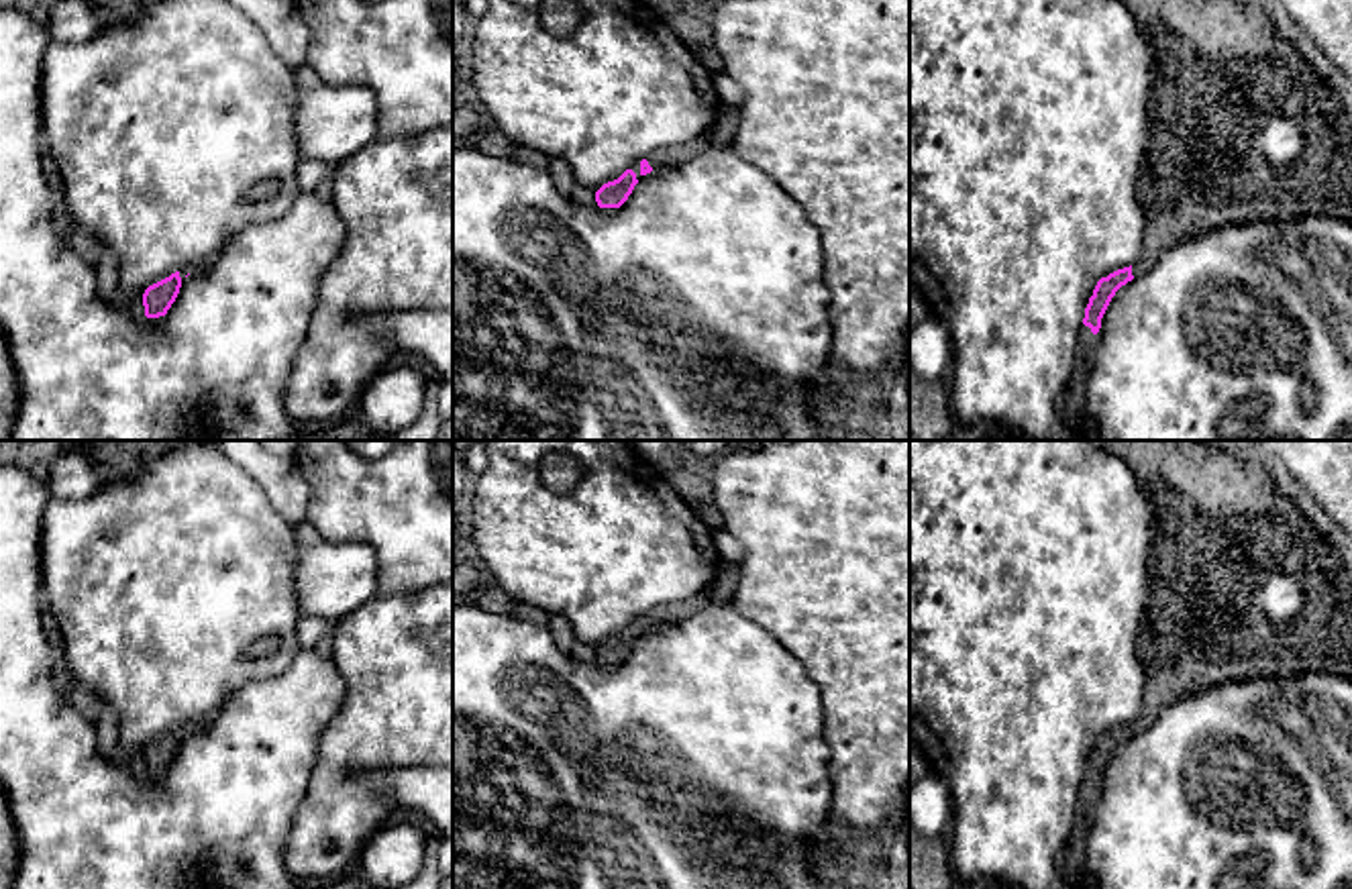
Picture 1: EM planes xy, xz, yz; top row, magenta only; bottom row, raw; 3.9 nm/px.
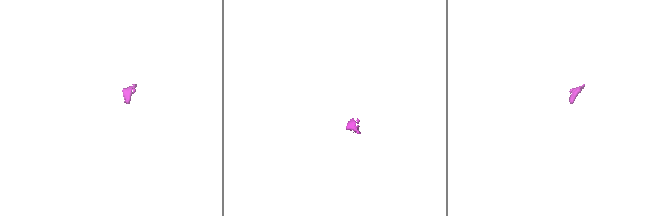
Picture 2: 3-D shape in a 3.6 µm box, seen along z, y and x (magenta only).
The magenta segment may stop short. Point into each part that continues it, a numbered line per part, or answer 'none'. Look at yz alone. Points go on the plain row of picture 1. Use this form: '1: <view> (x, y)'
1: yz (1238, 580)
2: yz (1073, 859)

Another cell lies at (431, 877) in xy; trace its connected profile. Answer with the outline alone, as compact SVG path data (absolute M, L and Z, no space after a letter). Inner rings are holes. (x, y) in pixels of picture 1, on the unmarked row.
M428 836L424 871L416 881L412 881L402 889L438 889L440 887L443 875L438 871L438 846L440 846L440 836Z

